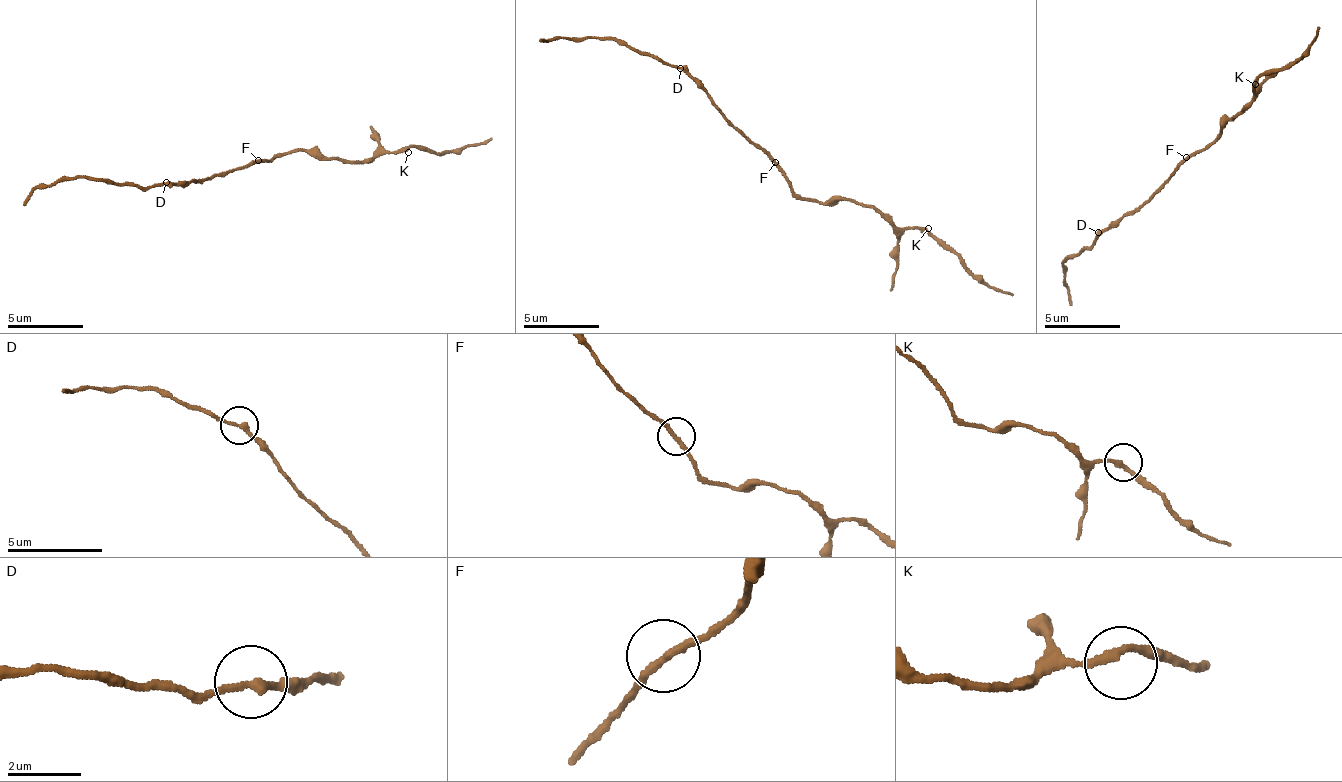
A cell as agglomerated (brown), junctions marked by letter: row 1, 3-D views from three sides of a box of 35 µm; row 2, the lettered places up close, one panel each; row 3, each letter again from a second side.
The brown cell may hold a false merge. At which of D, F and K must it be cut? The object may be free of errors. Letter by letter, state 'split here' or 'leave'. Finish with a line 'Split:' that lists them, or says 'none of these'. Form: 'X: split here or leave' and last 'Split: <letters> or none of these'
D: leave
F: leave
K: leave
Split: none of these

